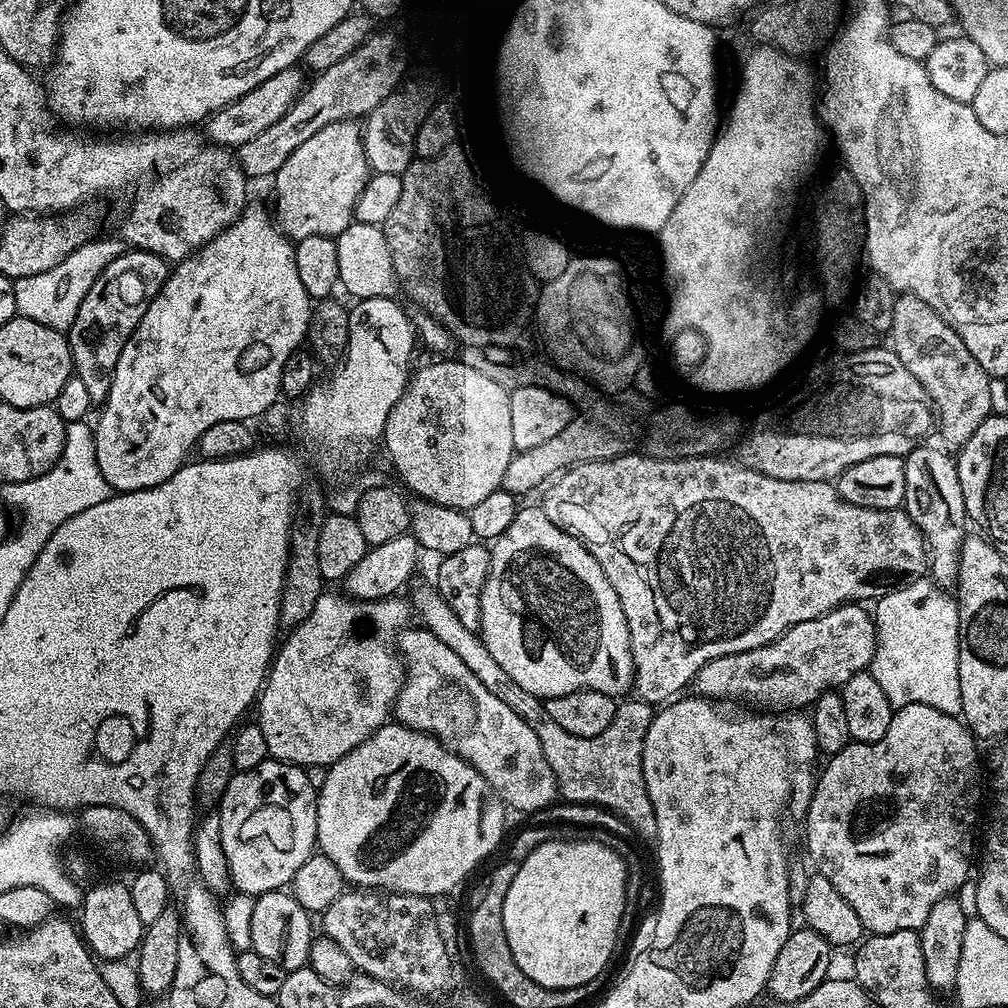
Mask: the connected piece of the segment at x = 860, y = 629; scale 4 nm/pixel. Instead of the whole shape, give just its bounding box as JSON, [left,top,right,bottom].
[694,603,878,710]

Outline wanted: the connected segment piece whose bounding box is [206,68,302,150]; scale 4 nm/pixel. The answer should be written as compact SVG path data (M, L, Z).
M282 69L278 74L266 78L266 82L254 86L254 90L250 90L237 100L230 101L226 107L213 112L206 121L207 139L219 148L229 150L241 148L246 142L250 142L250 138L262 134L266 126L274 126L274 122L278 122L278 118L282 118L282 114L290 110L292 103L300 97L301 91L302 80L300 84L300 76L296 70Z

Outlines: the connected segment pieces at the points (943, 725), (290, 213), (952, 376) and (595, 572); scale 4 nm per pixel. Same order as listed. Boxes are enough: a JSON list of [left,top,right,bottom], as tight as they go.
[[806,704,980,936],[274,119,370,242],[890,294,994,446],[478,506,634,701]]

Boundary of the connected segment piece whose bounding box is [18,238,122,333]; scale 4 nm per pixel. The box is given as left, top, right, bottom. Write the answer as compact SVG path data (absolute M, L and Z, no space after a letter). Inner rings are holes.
M93 238L78 250L71 252L65 260L58 262L58 266L42 274L22 278L18 282L18 296L21 301L32 300L32 320L42 322L42 326L50 326L54 330L67 333L68 327L74 322L74 314L78 314L82 298L88 293L90 286L94 286L98 274L102 274L102 270L106 270L106 266L110 266L110 262L114 262L114 258L120 256L122 244L117 240Z

